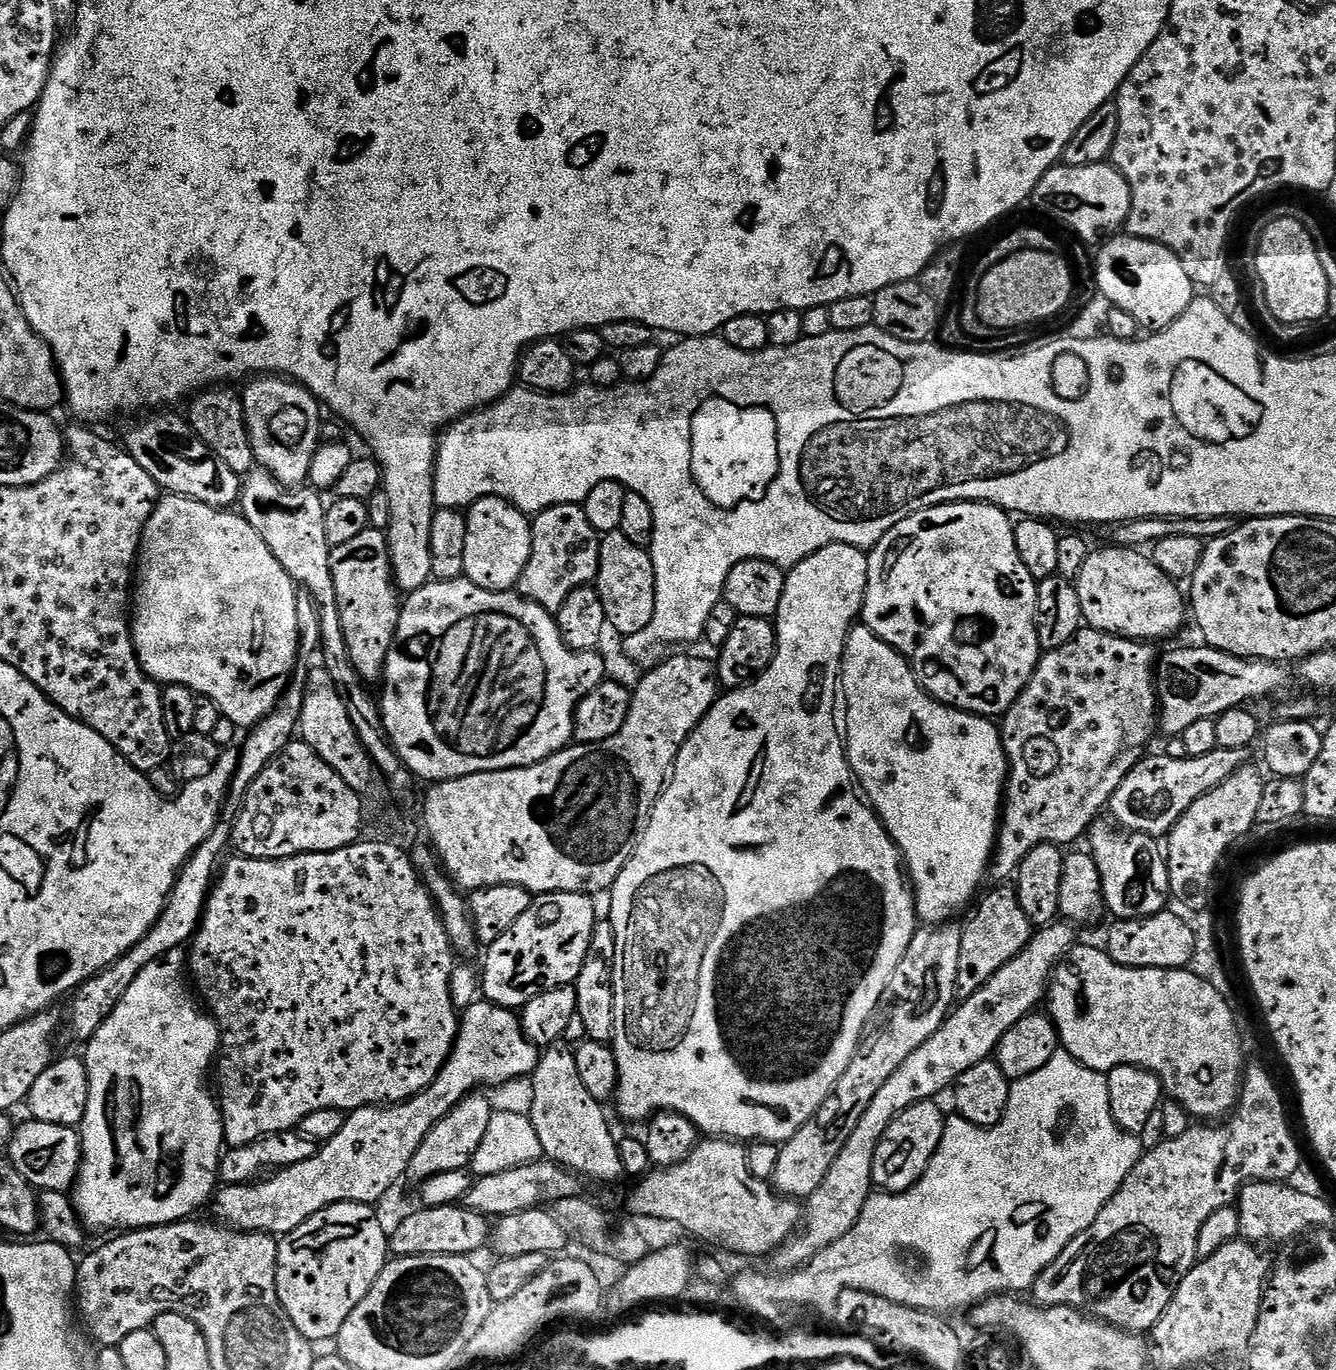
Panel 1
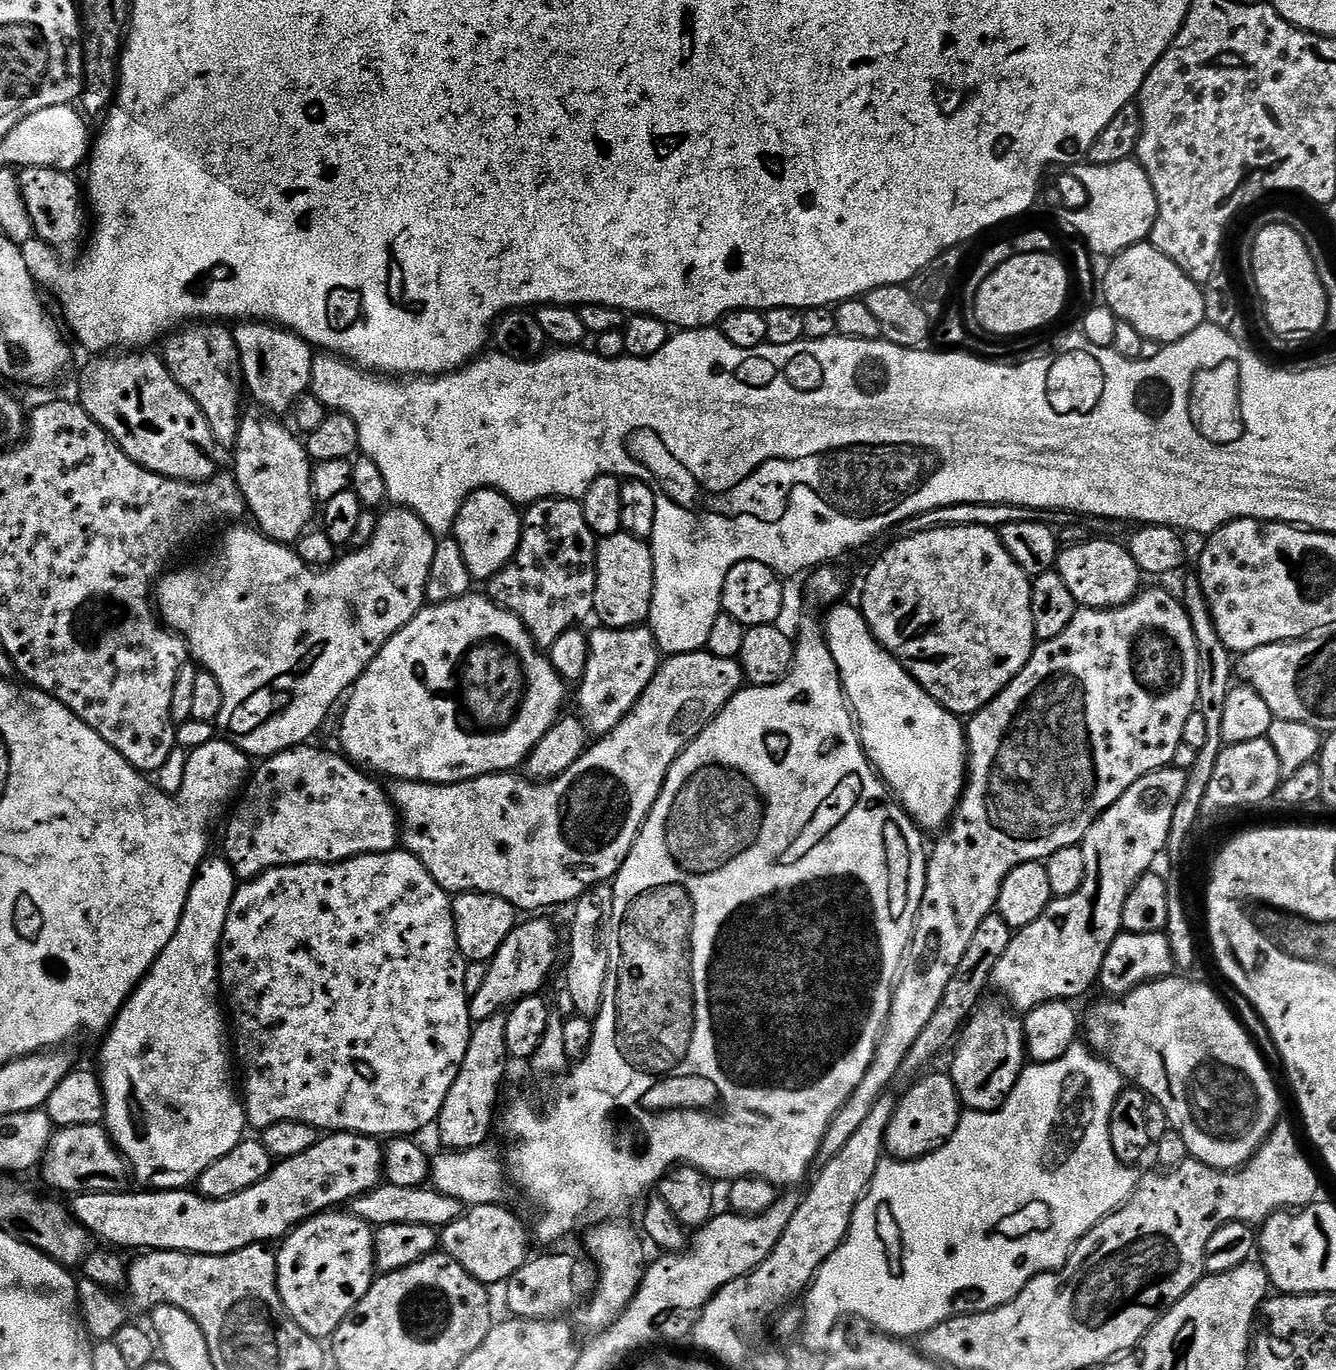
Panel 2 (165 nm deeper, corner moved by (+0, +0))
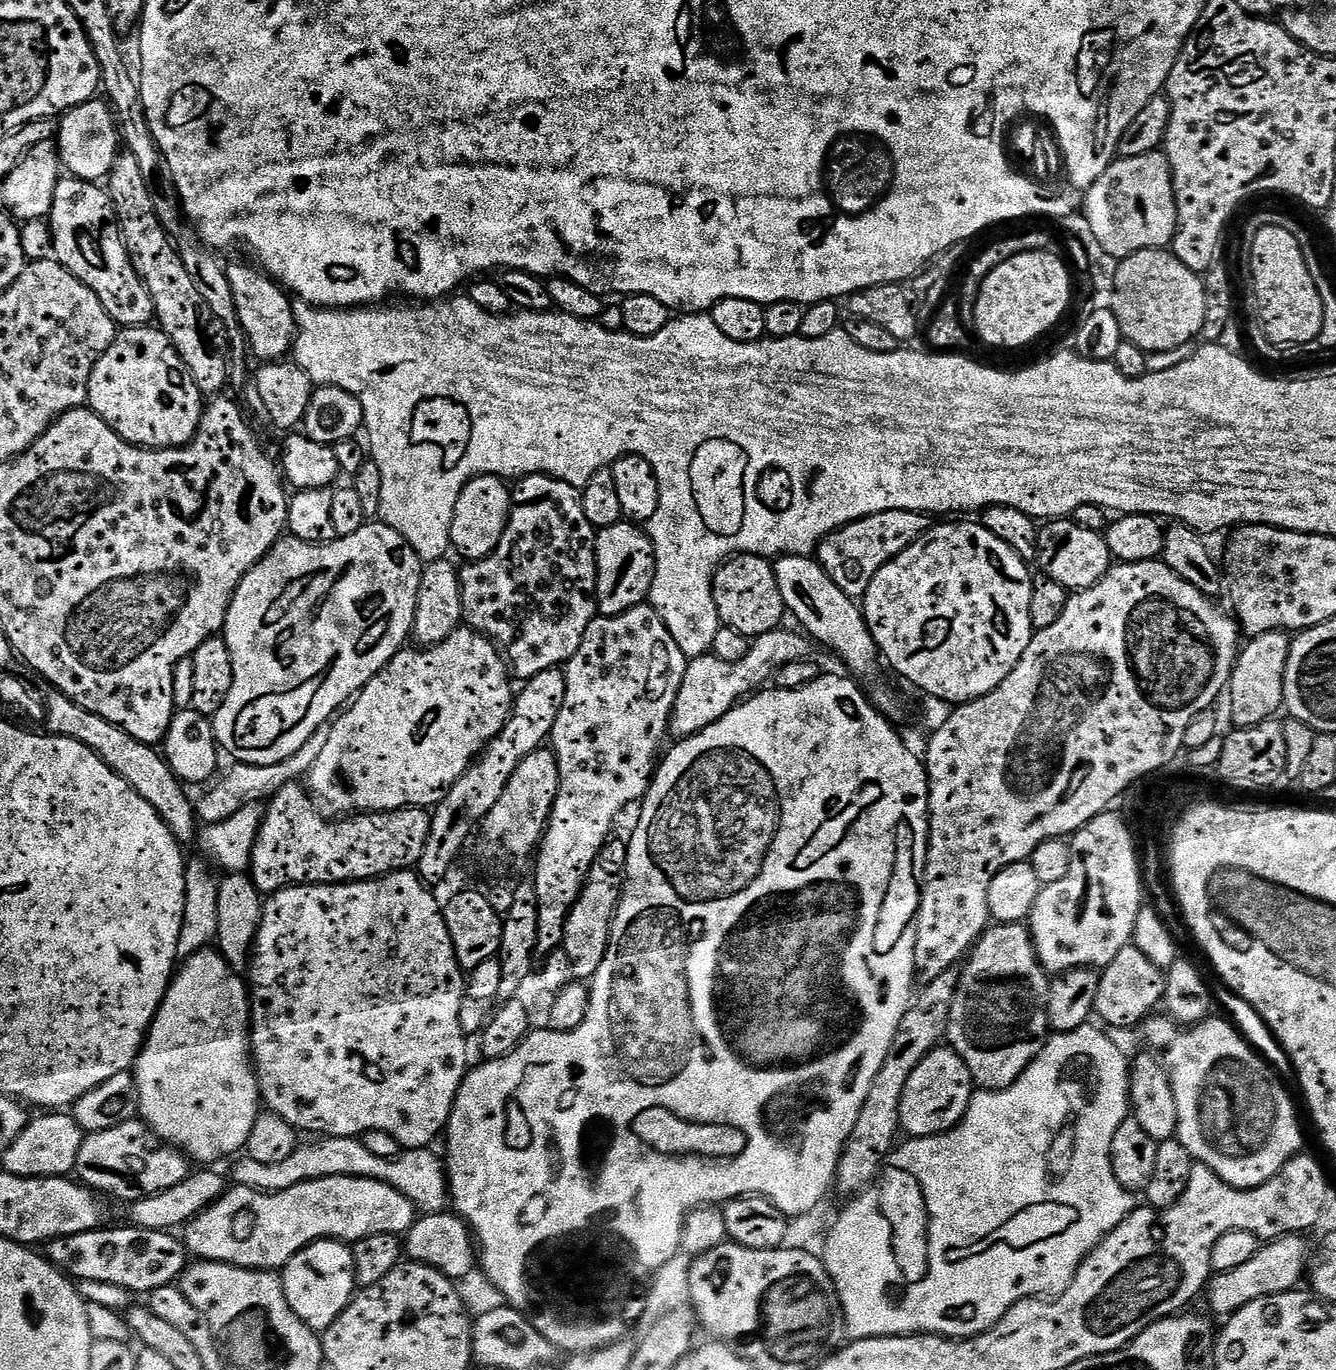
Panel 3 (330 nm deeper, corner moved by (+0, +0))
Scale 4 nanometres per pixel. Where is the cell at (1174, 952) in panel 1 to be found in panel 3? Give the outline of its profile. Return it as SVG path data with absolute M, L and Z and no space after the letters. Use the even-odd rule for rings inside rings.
M1127 944L1118 950L1118 954L1114 954L1111 962L1100 972L1095 1015L1100 1015L1109 1024L1109 1029L1143 1025L1161 1007L1165 973L1165 969L1154 966L1154 962L1150 962L1150 958L1146 958L1146 954L1142 954L1142 950L1138 950L1135 944Z

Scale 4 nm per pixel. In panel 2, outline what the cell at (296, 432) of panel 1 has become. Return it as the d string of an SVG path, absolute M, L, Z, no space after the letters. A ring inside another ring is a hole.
M249 320L235 325L234 335L240 351L242 384L265 412L288 414L312 387L314 349L301 336L271 322Z

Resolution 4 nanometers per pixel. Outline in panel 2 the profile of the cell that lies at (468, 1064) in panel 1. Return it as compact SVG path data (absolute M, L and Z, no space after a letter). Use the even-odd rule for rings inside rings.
M334 1132L325 1135L306 1154L279 1161L262 1182L230 1198L207 1200L195 1190L82 1192L71 1197L70 1211L95 1239L97 1236L108 1243L105 1245L120 1250L140 1248L136 1250L221 1256L251 1244L279 1241L297 1224L357 1200L377 1187L383 1175L384 1149L377 1137Z

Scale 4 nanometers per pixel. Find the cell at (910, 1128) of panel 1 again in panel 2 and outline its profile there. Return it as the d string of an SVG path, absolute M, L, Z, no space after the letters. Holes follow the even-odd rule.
M940 1072L934 1073L933 1076L928 1075L921 1075L915 1081L917 1084L904 1097L899 1097L894 1114L884 1132L884 1146L887 1155L893 1160L921 1160L922 1157L937 1152L958 1126L962 1105L951 1075L944 1073L943 1076Z

